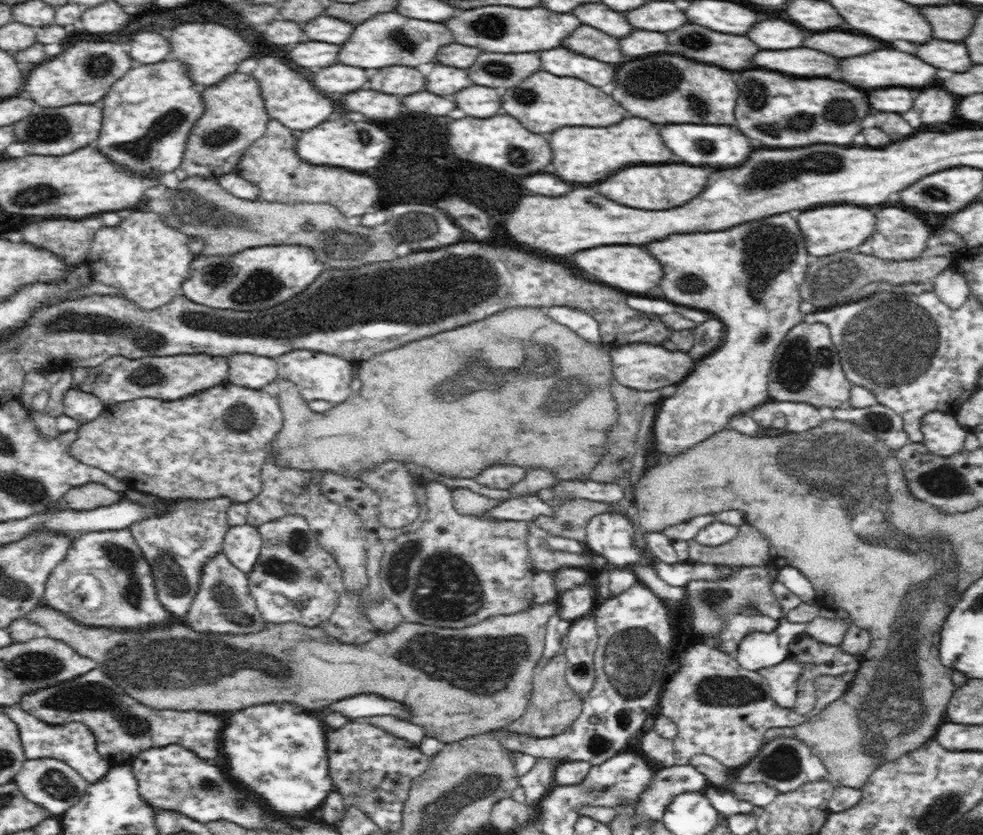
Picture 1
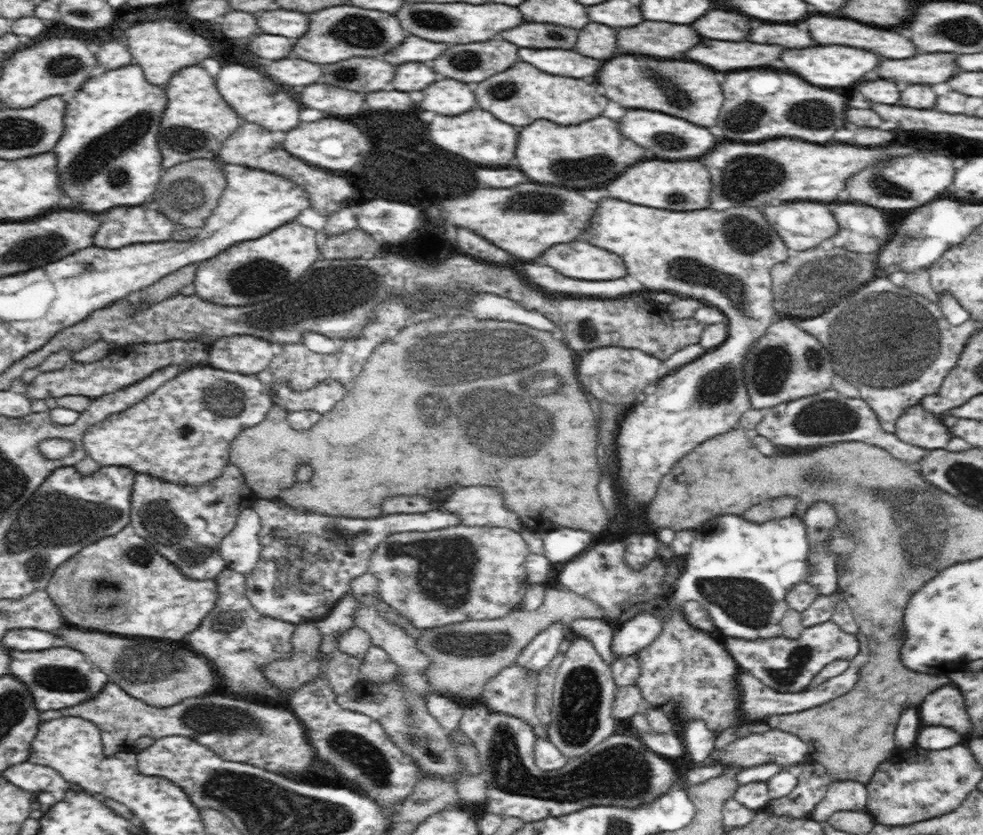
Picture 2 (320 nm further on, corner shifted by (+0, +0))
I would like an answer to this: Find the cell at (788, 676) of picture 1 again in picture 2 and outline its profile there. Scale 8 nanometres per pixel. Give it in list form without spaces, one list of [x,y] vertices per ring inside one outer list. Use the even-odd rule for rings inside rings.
[[[832,620],[804,628],[796,639],[784,636],[755,640],[724,638],[727,652],[736,660],[738,666],[752,672],[752,676],[762,680],[764,685],[772,688],[774,692],[802,692],[826,665],[836,660],[850,662],[860,653],[858,635],[841,630]]]

